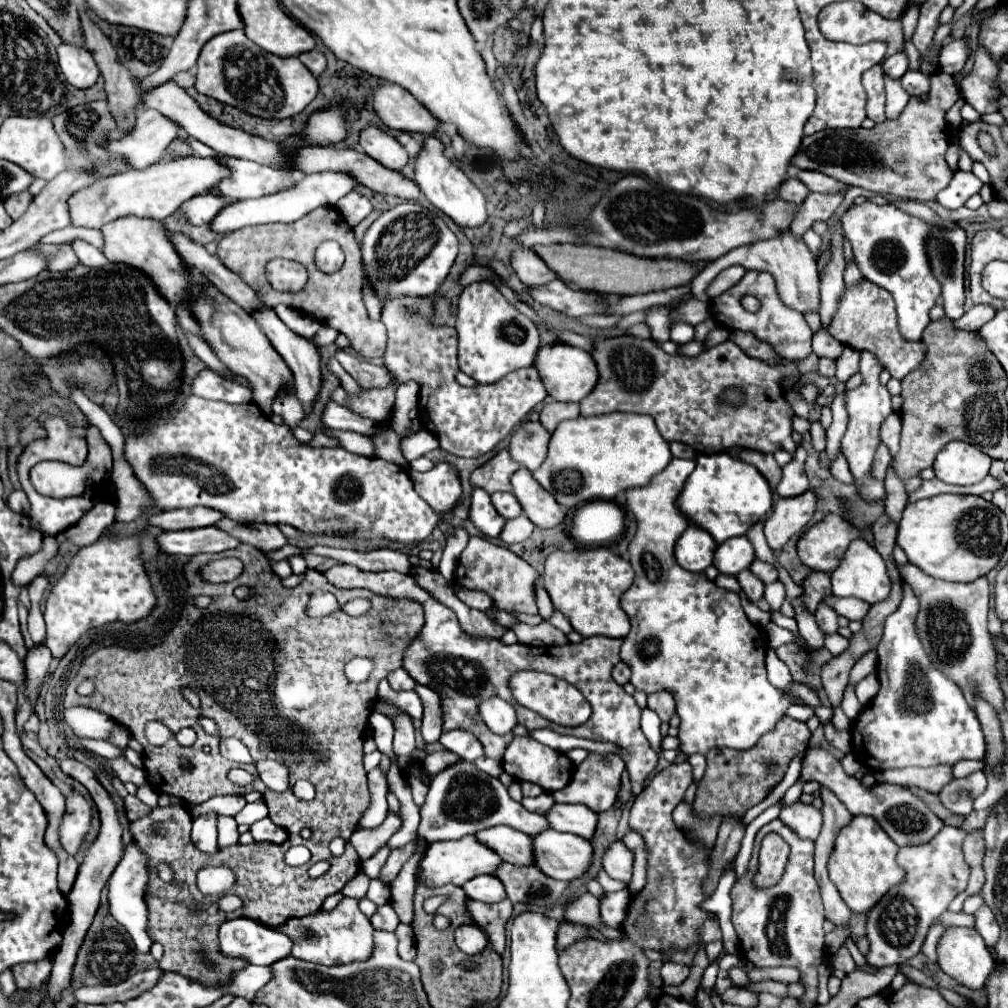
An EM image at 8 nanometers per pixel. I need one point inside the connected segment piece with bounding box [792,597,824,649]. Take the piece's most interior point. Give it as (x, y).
(807, 626)

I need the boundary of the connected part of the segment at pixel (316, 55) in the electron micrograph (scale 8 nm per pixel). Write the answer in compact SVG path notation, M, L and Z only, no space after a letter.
M312 49L312 51L308 51L308 53L302 53L302 55L298 55L298 59L300 59L316 77L326 69L326 57L324 57L318 49Z

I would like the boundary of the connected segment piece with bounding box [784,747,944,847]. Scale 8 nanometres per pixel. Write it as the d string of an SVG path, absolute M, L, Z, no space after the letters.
M810 747L806 749L802 757L802 769L798 781L786 791L784 795L784 807L794 803L802 795L802 787L806 781L818 781L820 785L828 787L842 803L846 803L846 809L852 815L868 815L878 821L878 825L888 833L888 837L898 845L906 847L912 843L926 843L930 841L942 827L944 823L910 791L906 791L900 785L888 785L888 783L876 783L874 787L866 789L858 779L852 779L844 773L842 765L834 763L834 755L822 747Z

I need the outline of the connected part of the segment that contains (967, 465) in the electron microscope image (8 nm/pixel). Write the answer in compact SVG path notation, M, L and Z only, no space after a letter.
M950 441L936 455L934 471L936 477L952 485L974 485L980 483L990 469L992 459L972 447L970 443Z

